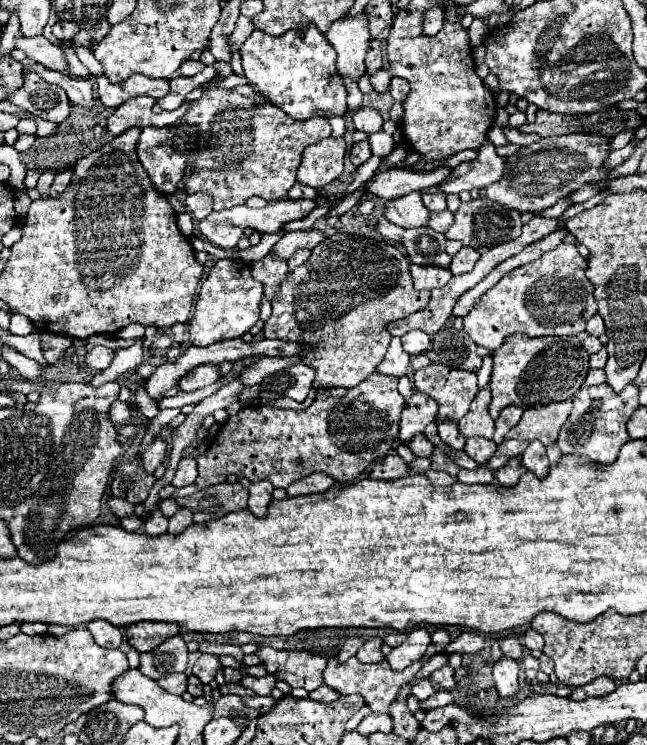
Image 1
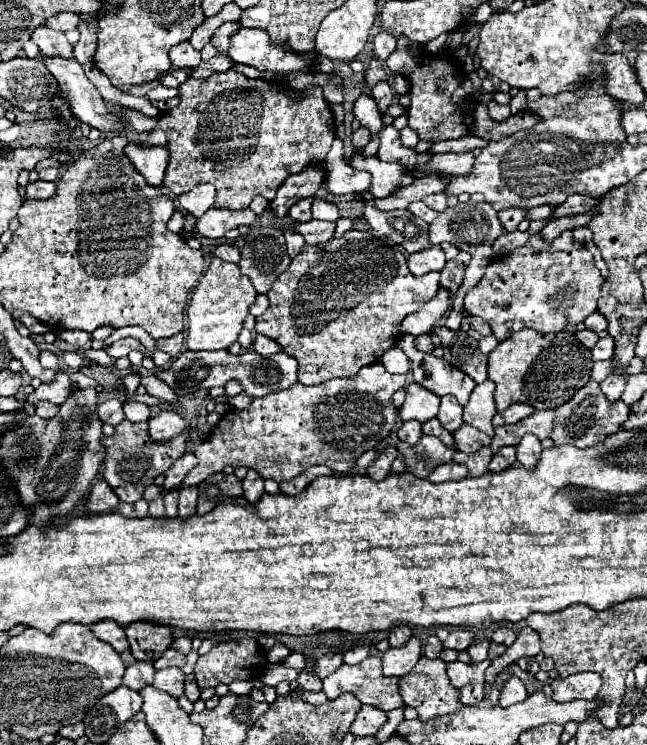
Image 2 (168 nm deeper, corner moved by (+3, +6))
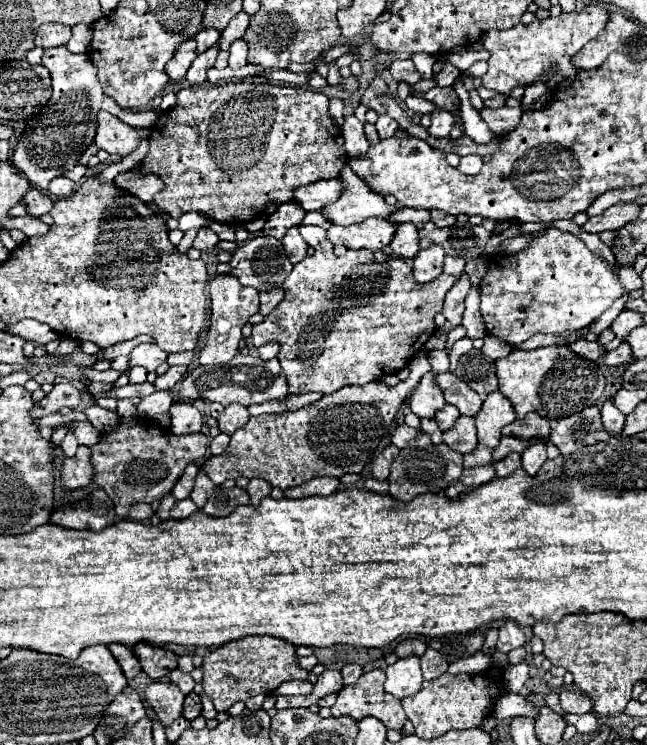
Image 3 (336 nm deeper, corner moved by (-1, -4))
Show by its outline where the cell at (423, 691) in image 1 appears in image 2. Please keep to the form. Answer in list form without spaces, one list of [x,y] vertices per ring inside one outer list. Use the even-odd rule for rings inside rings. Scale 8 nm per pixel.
[[[369,656],[359,664],[341,664],[331,676],[323,680],[327,698],[337,698],[343,692],[355,694],[363,704],[381,708],[385,712],[403,706],[399,694],[401,678],[387,678],[381,672],[381,658]]]

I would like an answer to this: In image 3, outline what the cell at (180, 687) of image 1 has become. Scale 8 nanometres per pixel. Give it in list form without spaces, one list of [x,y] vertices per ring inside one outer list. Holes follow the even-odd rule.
[[[157,680],[157,682],[149,684],[145,690],[145,702],[157,714],[159,722],[165,728],[181,716],[183,700],[185,700],[185,694],[179,690],[179,686],[171,684],[167,680]]]

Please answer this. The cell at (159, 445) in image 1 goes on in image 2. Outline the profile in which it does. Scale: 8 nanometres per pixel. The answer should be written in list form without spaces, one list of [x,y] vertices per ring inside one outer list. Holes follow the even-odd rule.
[[[161,412],[149,418],[149,434],[153,442],[169,442],[185,430],[185,420],[177,412]]]

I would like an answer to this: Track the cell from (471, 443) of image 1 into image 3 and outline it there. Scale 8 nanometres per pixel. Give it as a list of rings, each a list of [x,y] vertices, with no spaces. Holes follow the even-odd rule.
[[[459,416],[459,420],[453,424],[453,428],[449,428],[447,432],[443,432],[443,442],[453,448],[455,452],[471,452],[475,448],[477,442],[477,430],[475,430],[475,420],[467,418],[467,416]]]

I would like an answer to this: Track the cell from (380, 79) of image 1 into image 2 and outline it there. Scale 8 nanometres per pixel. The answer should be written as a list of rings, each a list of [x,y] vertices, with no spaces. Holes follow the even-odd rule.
[[[385,80],[377,82],[377,84],[373,86],[373,94],[371,94],[371,96],[375,98],[375,102],[377,102],[381,114],[385,114],[383,110],[385,110],[385,108],[391,104],[391,100],[393,100],[393,92],[391,92],[389,82],[385,82]]]

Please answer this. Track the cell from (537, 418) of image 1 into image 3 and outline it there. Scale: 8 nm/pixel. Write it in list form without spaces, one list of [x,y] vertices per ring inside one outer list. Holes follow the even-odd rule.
[[[503,436],[499,446],[493,450],[493,460],[503,460],[507,454],[511,452],[523,452],[531,442],[525,442],[525,440],[519,440],[519,438],[511,438],[511,436]]]

